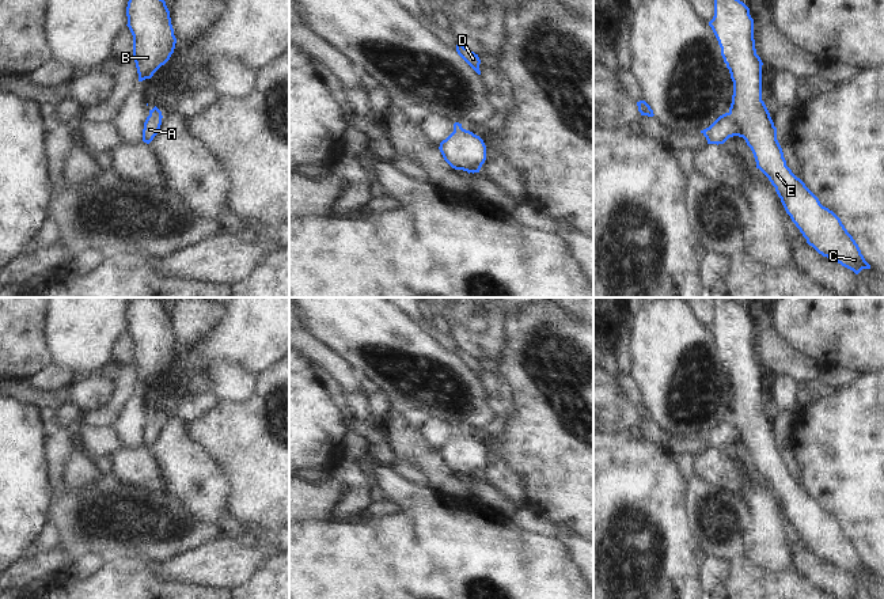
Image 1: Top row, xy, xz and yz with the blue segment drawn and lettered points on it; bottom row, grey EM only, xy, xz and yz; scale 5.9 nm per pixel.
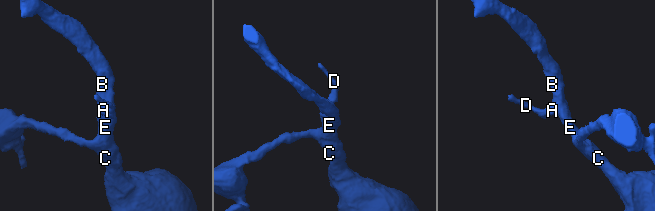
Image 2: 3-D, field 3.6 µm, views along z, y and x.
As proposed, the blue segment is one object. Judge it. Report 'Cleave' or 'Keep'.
Cleave.

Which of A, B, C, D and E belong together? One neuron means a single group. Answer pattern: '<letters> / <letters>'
A D / B C E

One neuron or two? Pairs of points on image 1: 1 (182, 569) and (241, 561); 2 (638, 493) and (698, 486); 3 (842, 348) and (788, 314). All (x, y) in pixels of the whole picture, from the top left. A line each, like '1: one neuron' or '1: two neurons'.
1: one neuron
2: two neurons
3: one neuron

